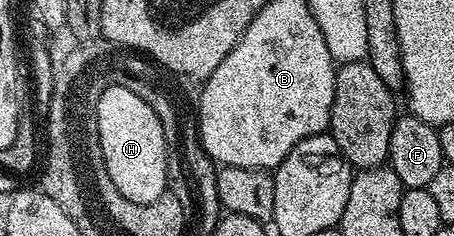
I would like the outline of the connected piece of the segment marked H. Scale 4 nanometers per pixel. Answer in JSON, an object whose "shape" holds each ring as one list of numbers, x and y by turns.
{"shape":[[112,86,104,90,100,95,99,105,96,106,96,118,98,119,100,134,100,149,103,150,104,166,108,170,108,178,112,178,116,190,128,198,128,202,156,202,168,188,166,174,166,139,164,138,164,126,152,106,148,106,139,95,124,86]]}

